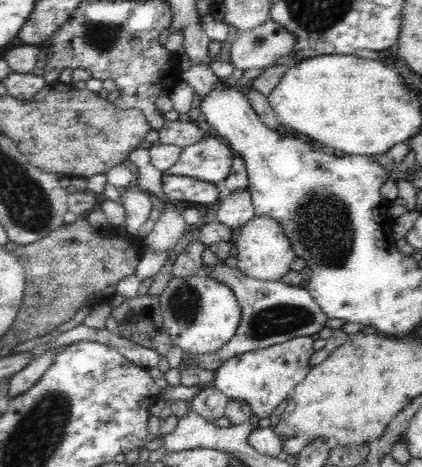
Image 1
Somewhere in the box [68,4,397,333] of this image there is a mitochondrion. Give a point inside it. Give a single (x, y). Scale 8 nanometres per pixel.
(323, 228)

